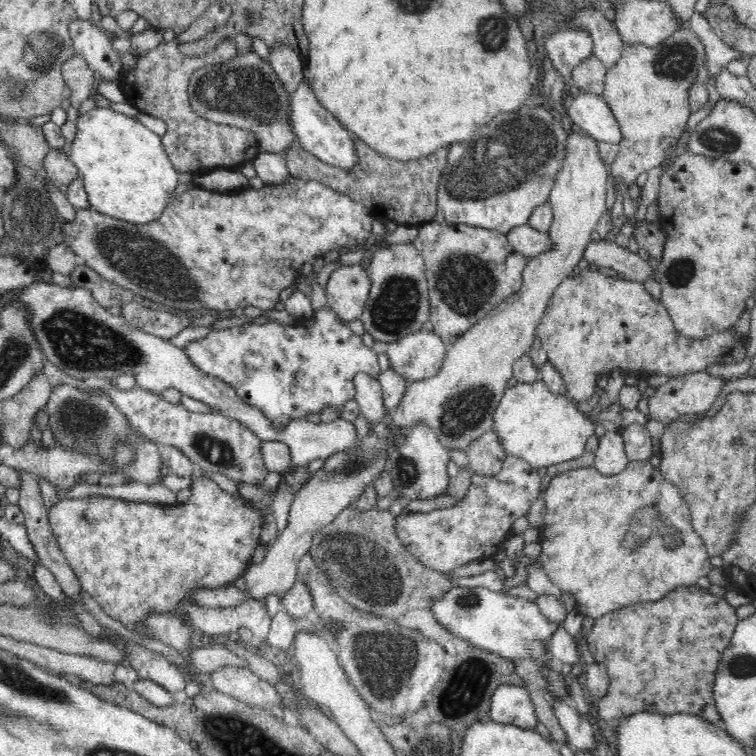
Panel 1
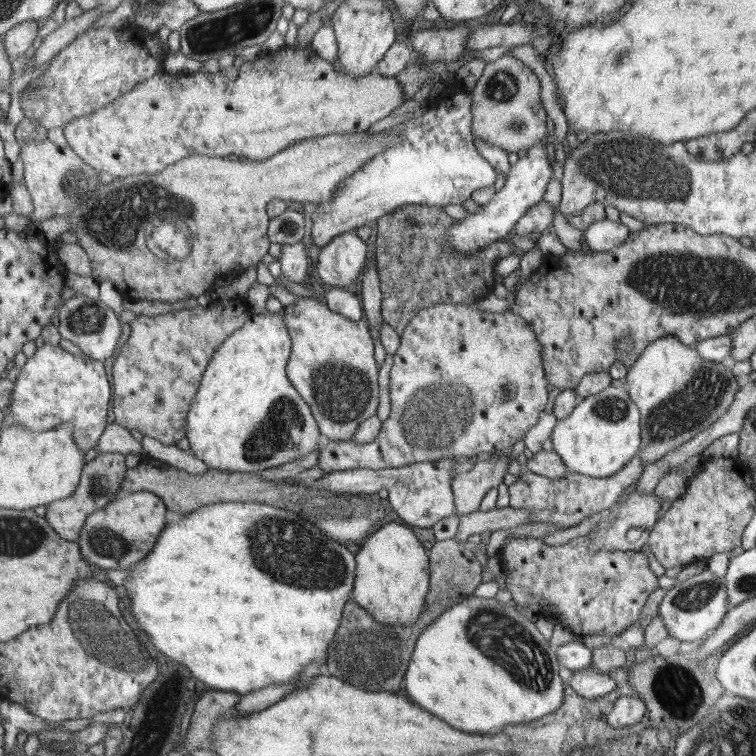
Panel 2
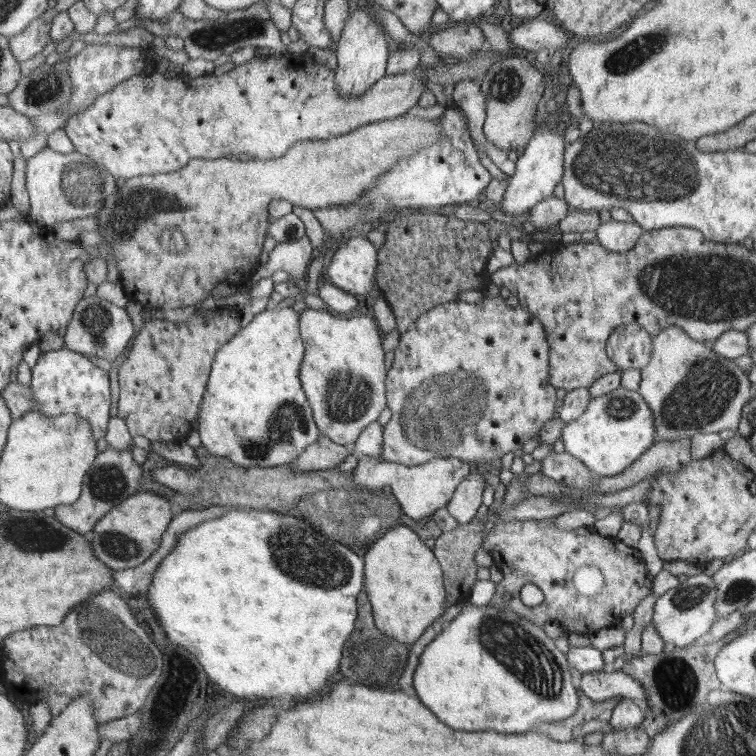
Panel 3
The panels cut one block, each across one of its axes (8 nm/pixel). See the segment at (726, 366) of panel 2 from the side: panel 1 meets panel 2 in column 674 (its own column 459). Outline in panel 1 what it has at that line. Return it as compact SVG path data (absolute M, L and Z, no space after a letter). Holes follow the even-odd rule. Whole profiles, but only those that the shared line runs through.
M572 132L568 136L568 151L548 200L552 214L547 229L549 245L538 256L529 258L522 270L518 292L447 346L445 360L434 377L407 384L398 410L392 414L396 426L412 431L414 427L424 425L447 450L466 449L476 438L492 430L492 414L507 390L507 381L513 377L513 365L528 353L555 288L580 262L591 241L592 231L606 213L609 171L600 157L597 141L584 132Z

